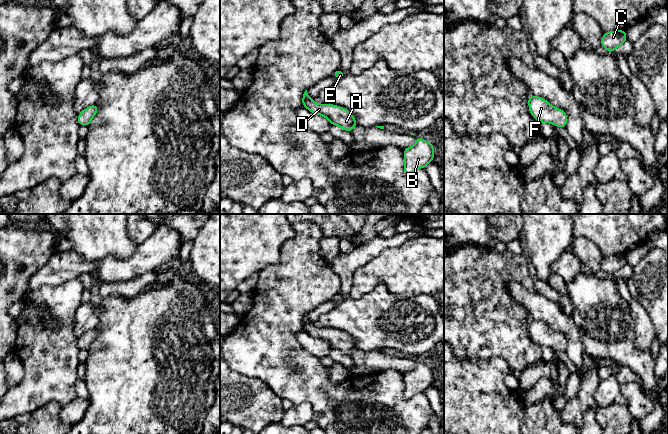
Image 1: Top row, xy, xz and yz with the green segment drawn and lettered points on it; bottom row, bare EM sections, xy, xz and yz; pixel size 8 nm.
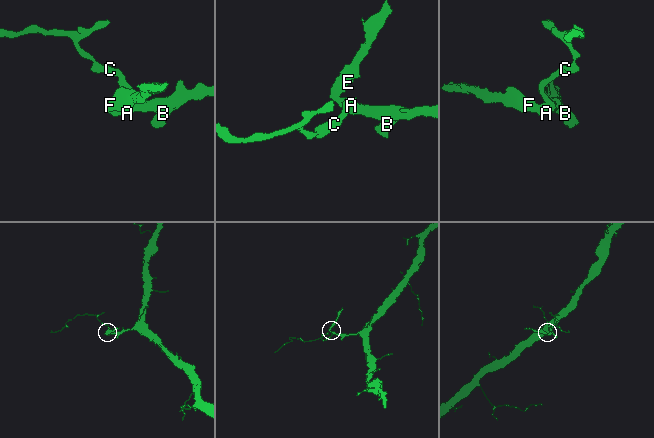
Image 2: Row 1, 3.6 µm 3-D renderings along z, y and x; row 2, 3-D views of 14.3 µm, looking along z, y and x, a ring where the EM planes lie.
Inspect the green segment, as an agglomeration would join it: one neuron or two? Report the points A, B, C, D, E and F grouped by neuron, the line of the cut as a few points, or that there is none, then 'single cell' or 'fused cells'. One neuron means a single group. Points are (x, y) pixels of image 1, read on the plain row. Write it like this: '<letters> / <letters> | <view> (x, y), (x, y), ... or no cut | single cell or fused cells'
A B C D E F | no cut | single cell

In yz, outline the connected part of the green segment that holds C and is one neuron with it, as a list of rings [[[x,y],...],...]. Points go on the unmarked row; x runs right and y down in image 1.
[[[610,255],[603,257],[601,263],[601,270],[607,273],[609,276],[613,277],[620,269],[627,265],[626,255]]]

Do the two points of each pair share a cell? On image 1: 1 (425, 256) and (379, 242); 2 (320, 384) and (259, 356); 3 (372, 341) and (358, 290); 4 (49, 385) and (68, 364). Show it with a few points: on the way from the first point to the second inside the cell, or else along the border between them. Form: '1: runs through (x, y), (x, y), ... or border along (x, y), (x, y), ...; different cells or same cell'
1: border along (416, 236), (400, 245), (387, 247), (374, 257); different cells
2: runs through (305, 379), (292, 373), (277, 358), (274, 358); same cell
3: border along (379, 283), (357, 298), (349, 297); different cells
4: runs through (52, 380), (63, 369); same cell

